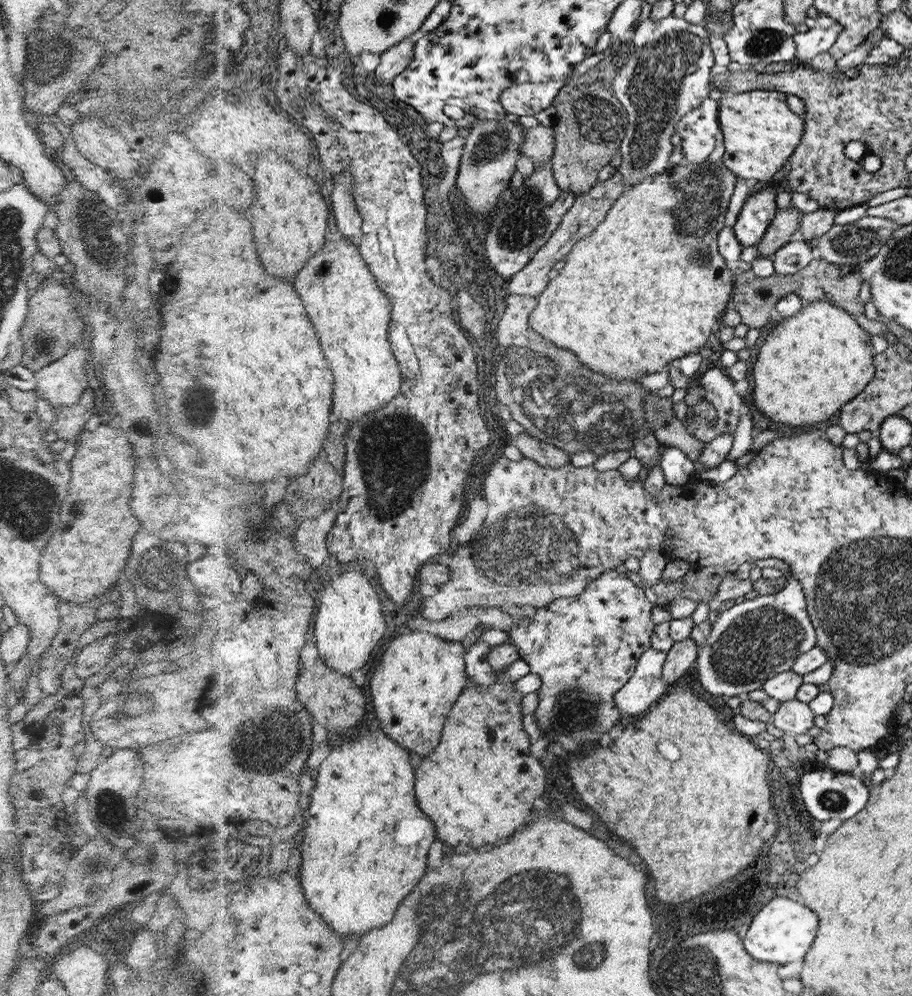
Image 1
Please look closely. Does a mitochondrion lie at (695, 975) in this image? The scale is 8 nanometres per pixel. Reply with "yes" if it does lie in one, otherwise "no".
yes

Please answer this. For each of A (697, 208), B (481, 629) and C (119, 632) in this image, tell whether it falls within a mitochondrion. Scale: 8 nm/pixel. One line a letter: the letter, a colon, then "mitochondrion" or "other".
A: mitochondrion
B: other
C: other

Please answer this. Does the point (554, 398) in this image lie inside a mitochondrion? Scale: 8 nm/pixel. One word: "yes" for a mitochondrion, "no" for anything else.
yes

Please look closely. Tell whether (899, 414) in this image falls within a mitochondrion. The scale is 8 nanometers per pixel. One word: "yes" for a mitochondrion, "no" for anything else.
no

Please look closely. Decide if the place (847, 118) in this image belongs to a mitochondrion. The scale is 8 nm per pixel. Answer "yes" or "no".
yes

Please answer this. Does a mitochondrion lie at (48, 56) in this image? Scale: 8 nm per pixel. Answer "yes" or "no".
yes

